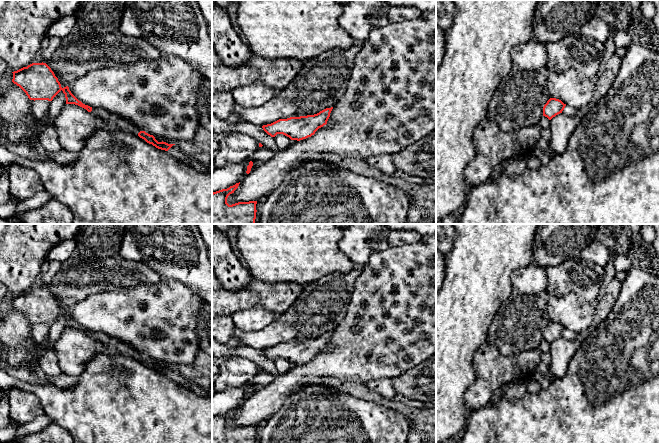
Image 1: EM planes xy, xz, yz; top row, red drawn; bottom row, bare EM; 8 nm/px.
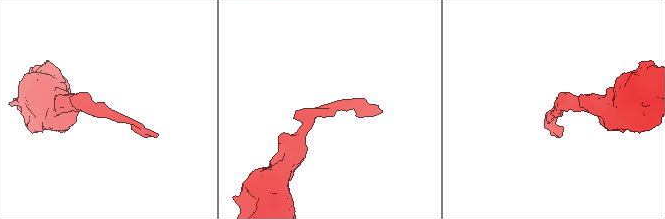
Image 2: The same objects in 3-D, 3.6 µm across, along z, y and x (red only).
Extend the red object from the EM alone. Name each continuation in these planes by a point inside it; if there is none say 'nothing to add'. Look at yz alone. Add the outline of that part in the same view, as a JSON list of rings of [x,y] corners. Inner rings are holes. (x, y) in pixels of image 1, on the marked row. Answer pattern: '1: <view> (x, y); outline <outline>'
1: yz (569, 110); outline [[[566,105],[562,113],[567,116],[575,116],[577,115],[577,109],[574,108],[573,106]]]

